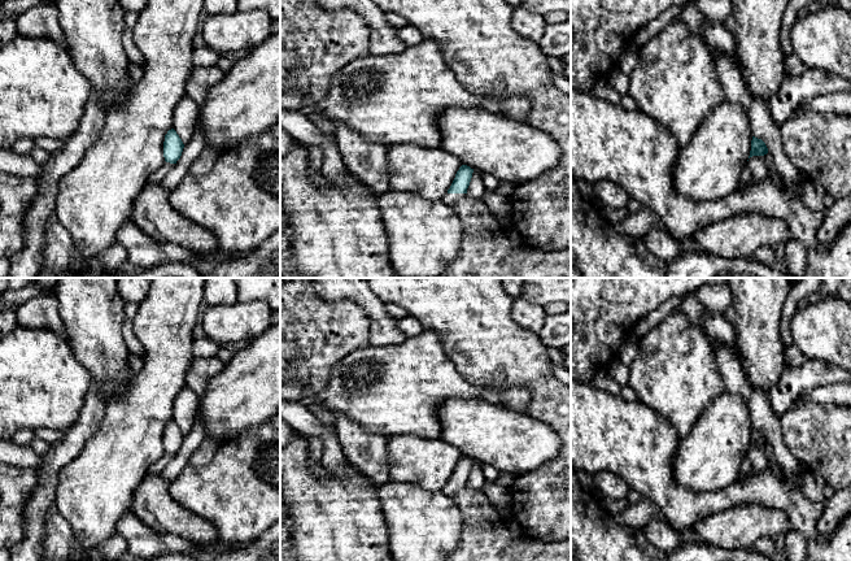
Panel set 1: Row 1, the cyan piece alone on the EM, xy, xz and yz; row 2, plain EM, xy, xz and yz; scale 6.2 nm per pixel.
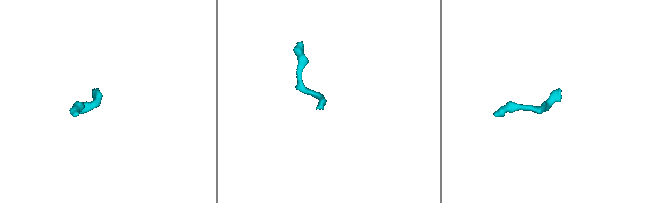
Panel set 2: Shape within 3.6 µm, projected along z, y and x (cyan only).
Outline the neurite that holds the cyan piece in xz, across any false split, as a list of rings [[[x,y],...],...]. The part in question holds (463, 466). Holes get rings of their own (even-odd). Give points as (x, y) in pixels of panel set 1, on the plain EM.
[[[462,456],[455,465],[455,469],[448,480],[448,484],[442,488],[446,496],[453,497],[457,492],[467,486],[467,479],[472,469],[473,460],[467,456]]]

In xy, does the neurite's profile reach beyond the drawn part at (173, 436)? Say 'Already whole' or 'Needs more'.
Already whole

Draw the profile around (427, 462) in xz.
[[[411,435],[388,438],[388,473],[390,480],[410,482],[427,491],[442,491],[462,452],[441,439]]]

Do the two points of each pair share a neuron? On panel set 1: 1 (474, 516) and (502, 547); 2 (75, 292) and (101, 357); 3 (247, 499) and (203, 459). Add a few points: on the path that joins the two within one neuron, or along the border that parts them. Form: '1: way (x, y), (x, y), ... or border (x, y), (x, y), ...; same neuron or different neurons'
1: way (481, 523), (494, 539); same neuron
2: way (91, 308), (96, 342); same neuron
3: border (219, 446), (206, 464), (201, 466), (187, 465); different neurons

